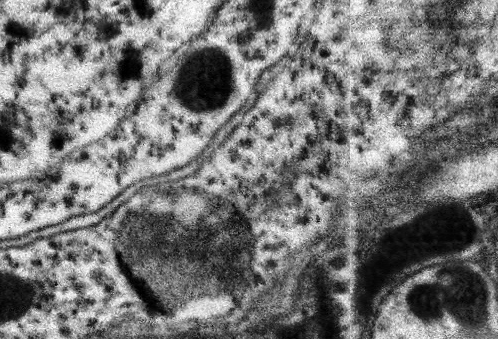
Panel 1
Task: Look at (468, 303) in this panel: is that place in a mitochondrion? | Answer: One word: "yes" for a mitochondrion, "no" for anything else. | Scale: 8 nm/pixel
yes

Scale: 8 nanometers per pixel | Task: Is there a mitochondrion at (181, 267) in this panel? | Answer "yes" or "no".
yes

